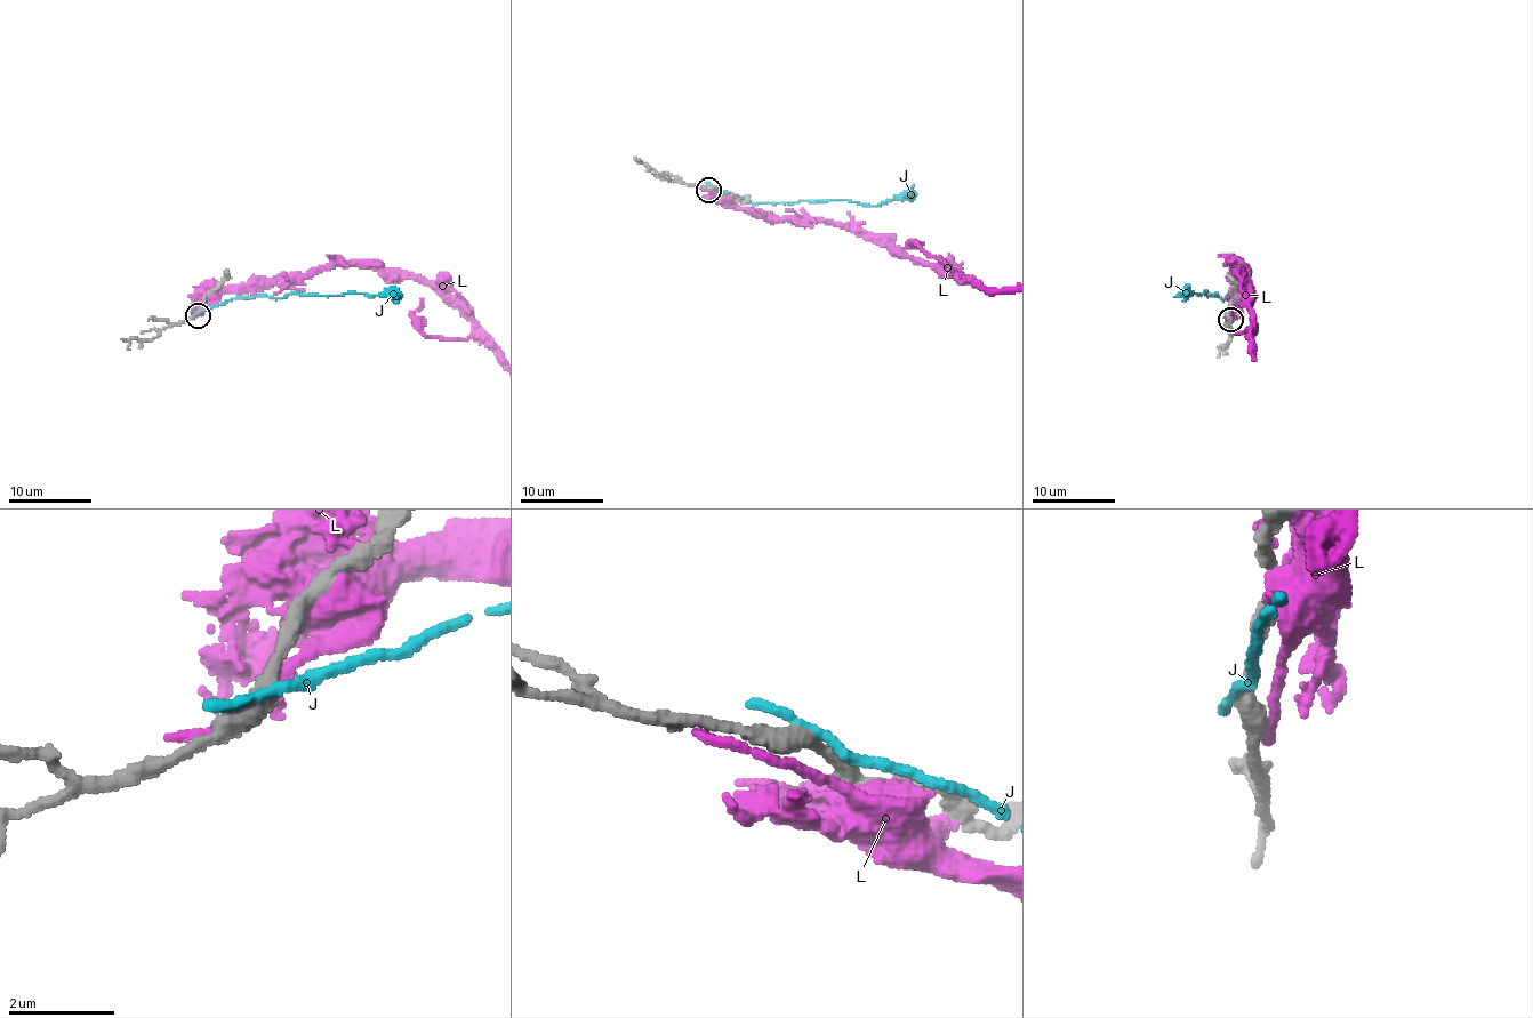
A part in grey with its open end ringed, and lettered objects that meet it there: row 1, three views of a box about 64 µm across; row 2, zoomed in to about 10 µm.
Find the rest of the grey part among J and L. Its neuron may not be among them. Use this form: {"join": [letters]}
{"join": []}

